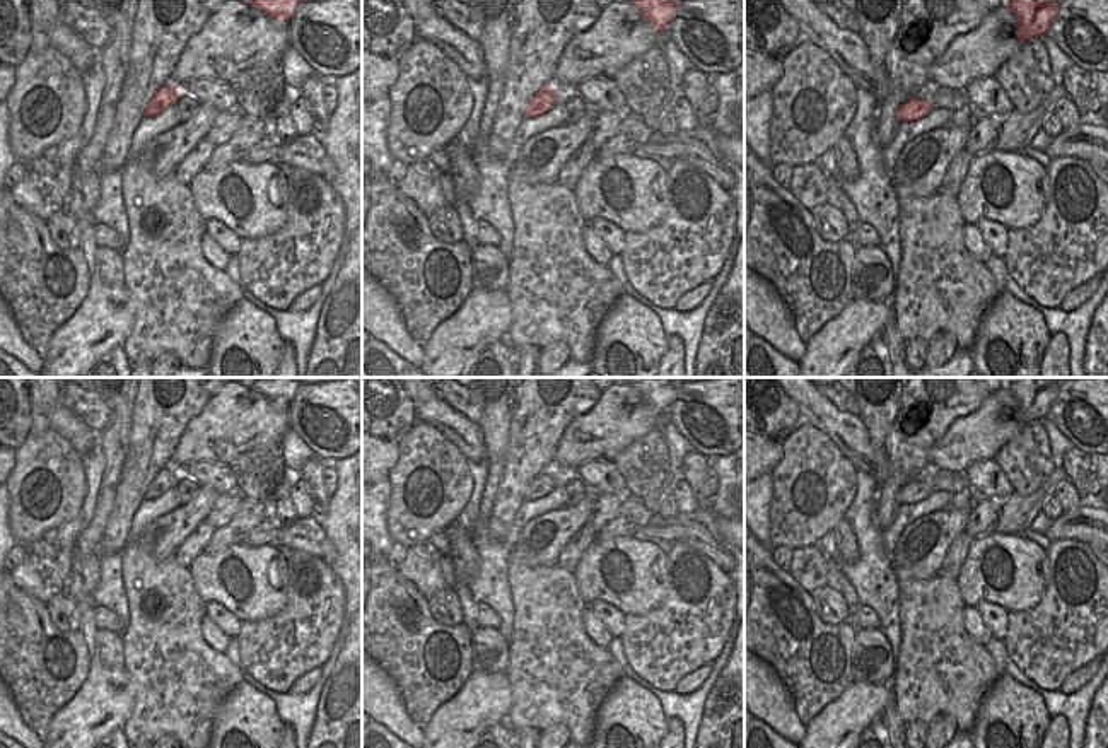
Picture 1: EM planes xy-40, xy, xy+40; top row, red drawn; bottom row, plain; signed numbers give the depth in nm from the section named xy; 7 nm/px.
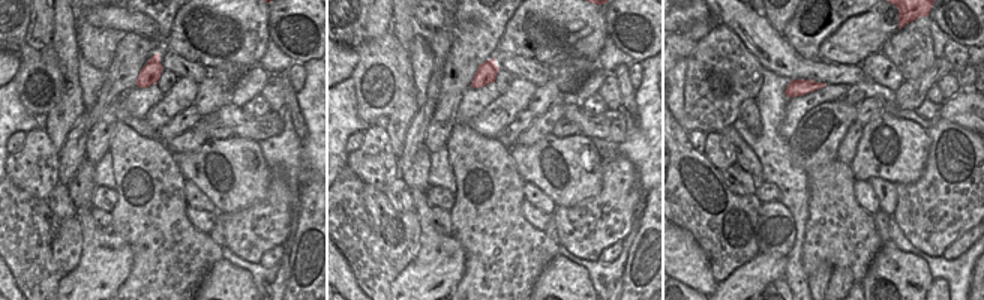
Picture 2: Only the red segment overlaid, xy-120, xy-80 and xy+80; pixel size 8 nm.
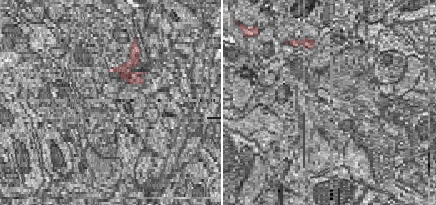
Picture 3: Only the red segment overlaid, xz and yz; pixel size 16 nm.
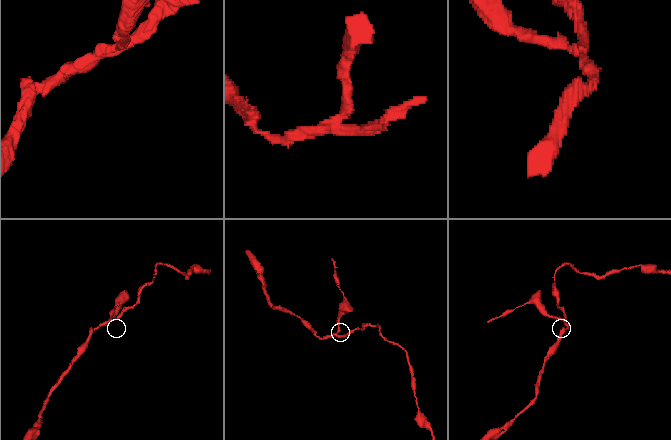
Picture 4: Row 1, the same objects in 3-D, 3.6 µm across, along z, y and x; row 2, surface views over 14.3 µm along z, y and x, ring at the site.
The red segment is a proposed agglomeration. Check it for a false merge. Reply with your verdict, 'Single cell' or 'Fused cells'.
Fused cells

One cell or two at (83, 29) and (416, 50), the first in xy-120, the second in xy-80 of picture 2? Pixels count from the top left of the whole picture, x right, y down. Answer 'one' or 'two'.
two

